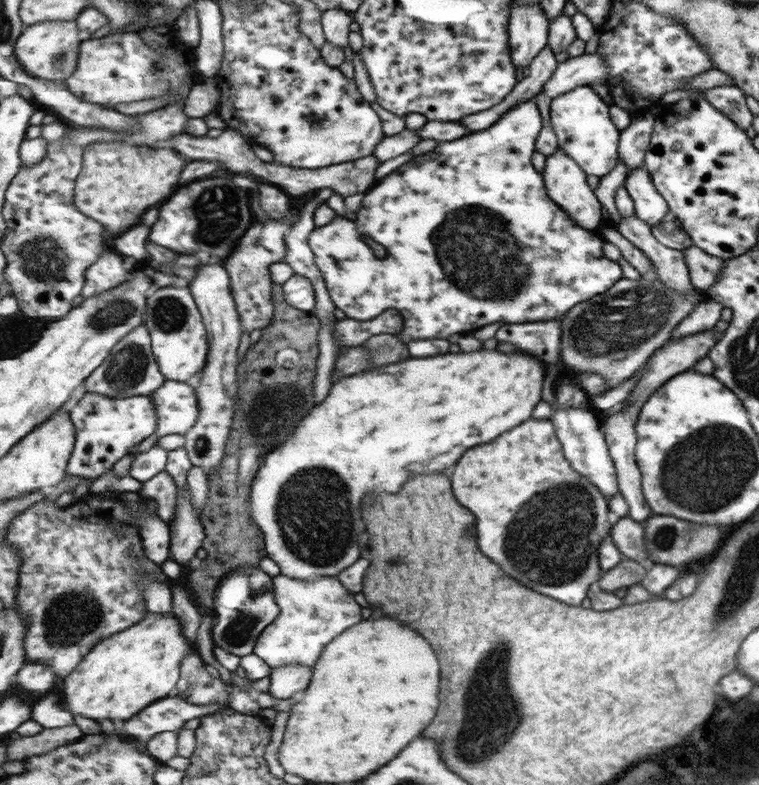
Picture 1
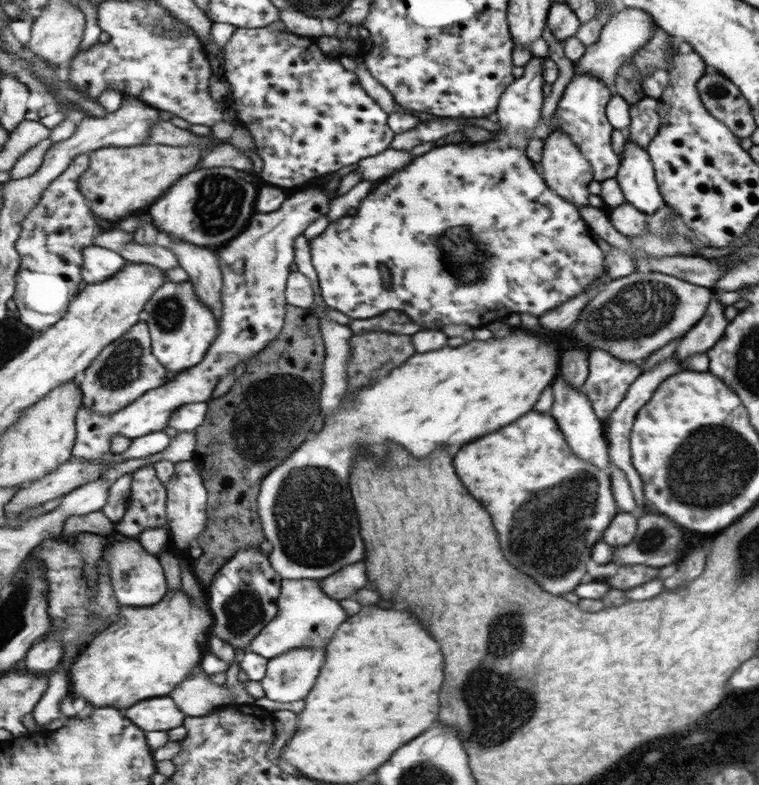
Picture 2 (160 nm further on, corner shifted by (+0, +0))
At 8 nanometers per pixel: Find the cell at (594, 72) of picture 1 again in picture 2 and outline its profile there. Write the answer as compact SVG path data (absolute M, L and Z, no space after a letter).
M620 8L609 18L597 37L597 40L585 47L584 53L572 63L572 70L575 73L589 73L592 77L601 79L609 88L612 95L616 94L614 87L615 73L630 56L647 44L654 31L654 22L647 12L640 8Z

